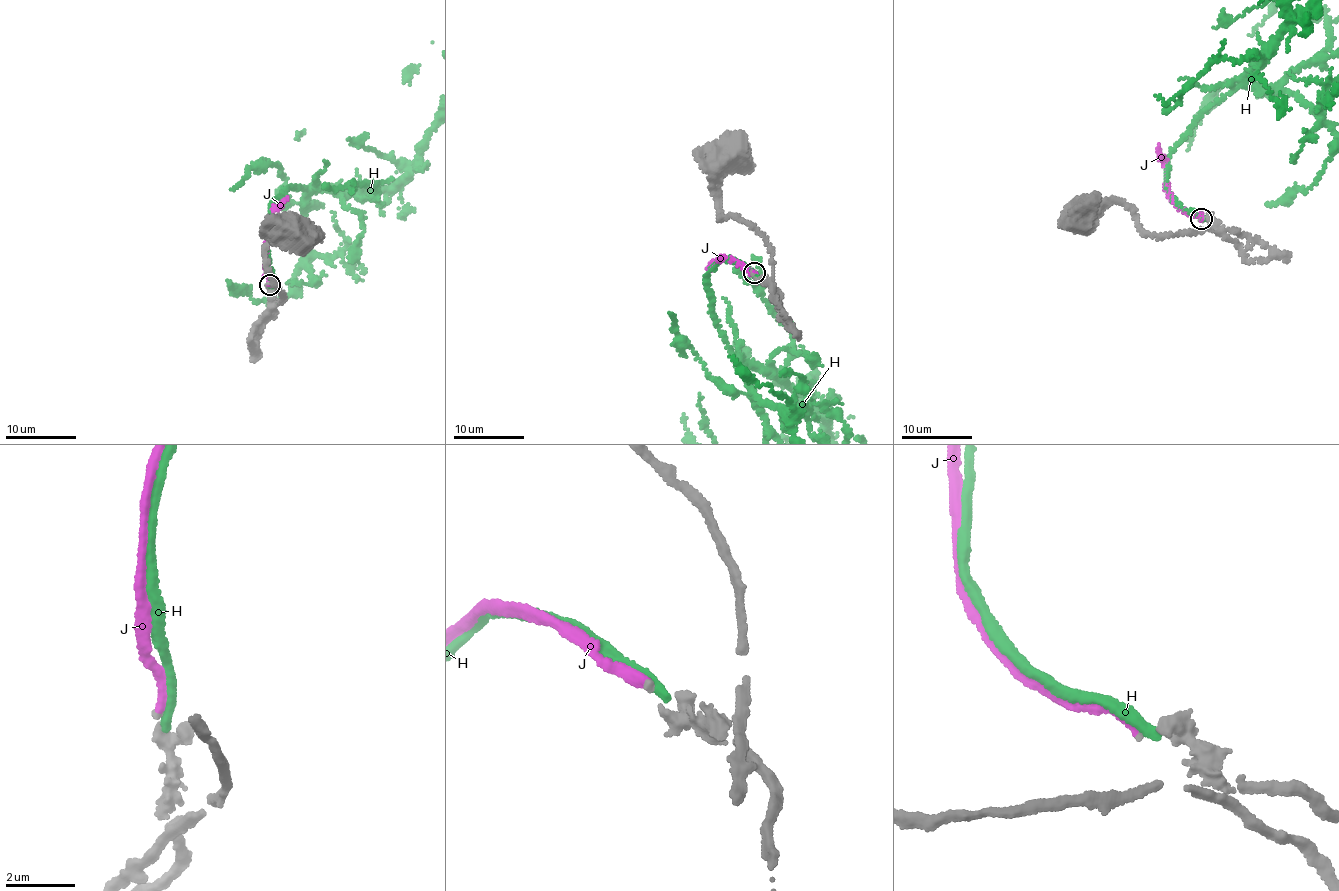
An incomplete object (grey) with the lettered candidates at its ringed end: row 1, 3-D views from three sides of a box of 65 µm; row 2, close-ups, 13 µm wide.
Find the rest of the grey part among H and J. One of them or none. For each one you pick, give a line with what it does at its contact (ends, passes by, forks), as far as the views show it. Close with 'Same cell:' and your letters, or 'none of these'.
J: it ends
Same cell: J

